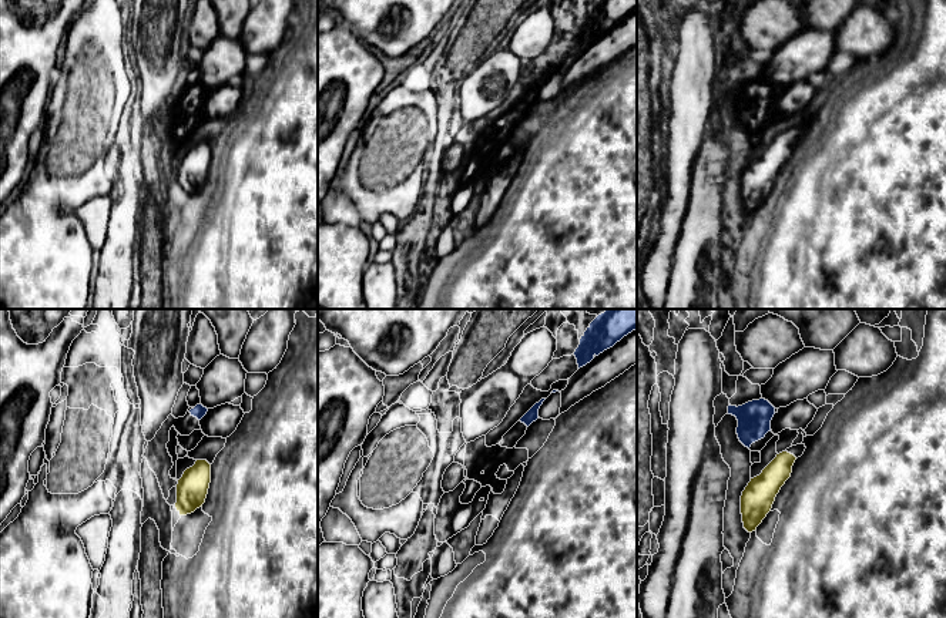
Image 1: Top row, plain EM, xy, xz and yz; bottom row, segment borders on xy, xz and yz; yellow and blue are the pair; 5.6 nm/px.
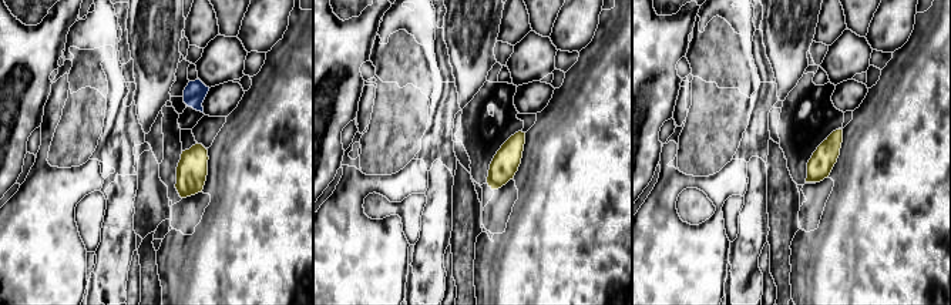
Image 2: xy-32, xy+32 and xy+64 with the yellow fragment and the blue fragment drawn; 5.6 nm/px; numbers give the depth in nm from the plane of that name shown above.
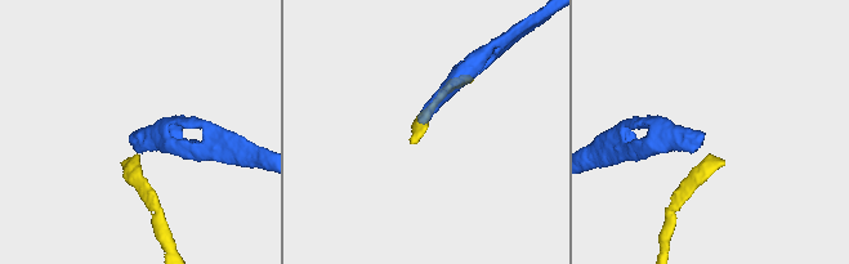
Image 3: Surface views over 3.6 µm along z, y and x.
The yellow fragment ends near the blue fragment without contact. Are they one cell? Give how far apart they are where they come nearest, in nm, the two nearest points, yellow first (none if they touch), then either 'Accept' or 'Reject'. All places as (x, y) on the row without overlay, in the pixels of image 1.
Distance 120 nm. Across: yz (777, 135), (762, 118). Reject

